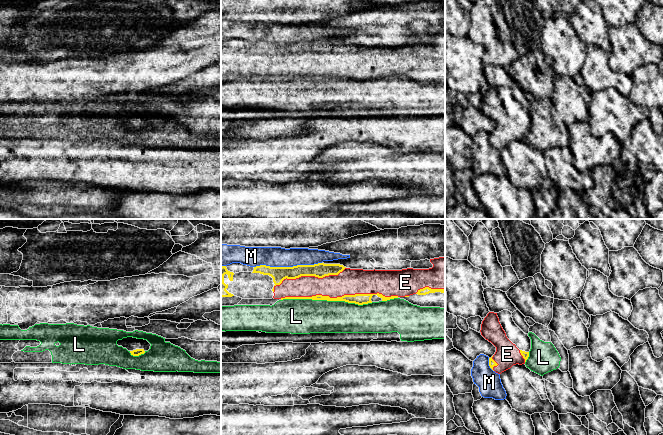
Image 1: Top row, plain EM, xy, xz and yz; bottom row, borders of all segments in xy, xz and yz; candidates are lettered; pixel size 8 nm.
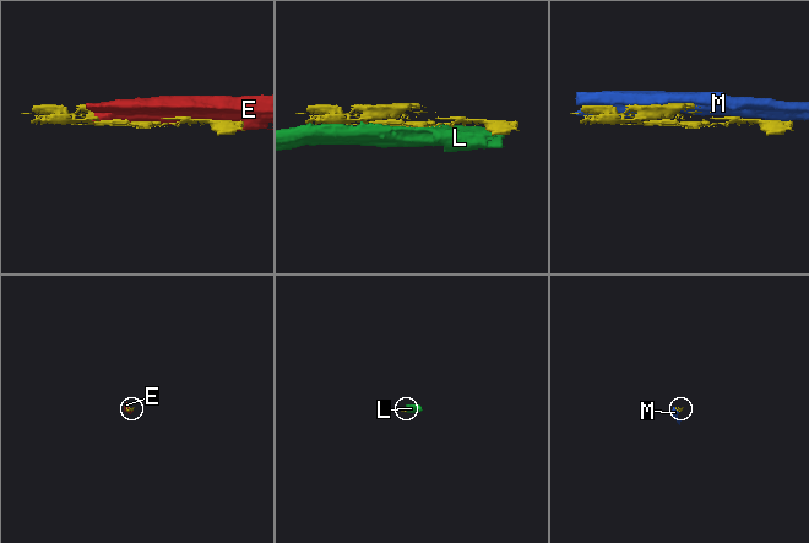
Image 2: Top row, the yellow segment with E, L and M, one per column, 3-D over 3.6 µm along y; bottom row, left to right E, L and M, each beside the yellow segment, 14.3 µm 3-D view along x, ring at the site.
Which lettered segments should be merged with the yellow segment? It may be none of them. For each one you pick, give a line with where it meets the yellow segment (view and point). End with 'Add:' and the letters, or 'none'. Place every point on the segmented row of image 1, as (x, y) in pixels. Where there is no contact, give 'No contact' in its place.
E: Touches yellow at xz (339, 297)
Add: E

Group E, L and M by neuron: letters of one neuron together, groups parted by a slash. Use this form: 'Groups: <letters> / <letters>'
Groups: E / L / M

